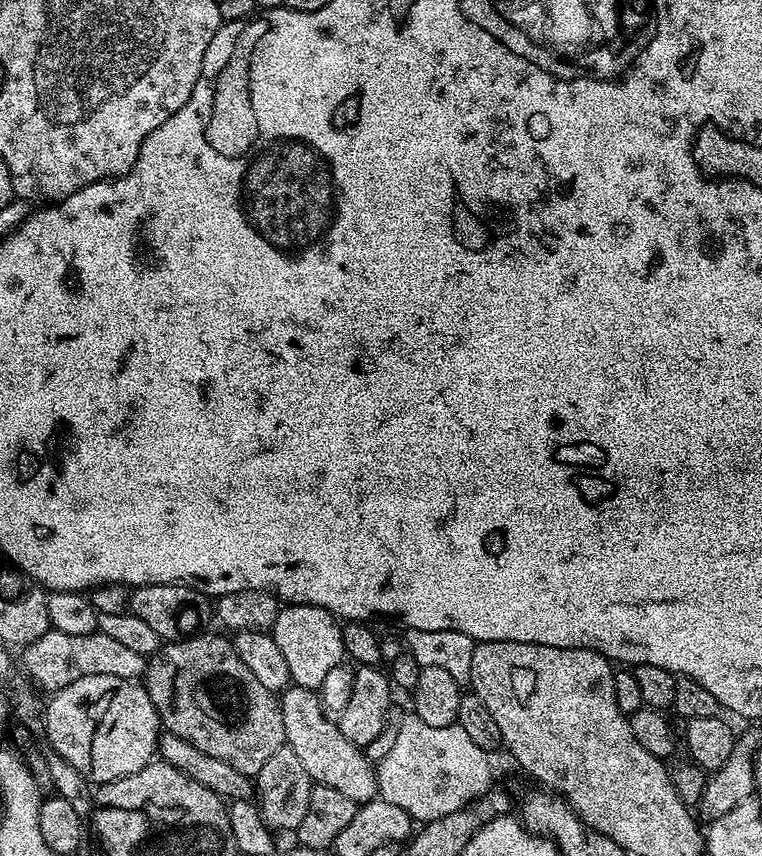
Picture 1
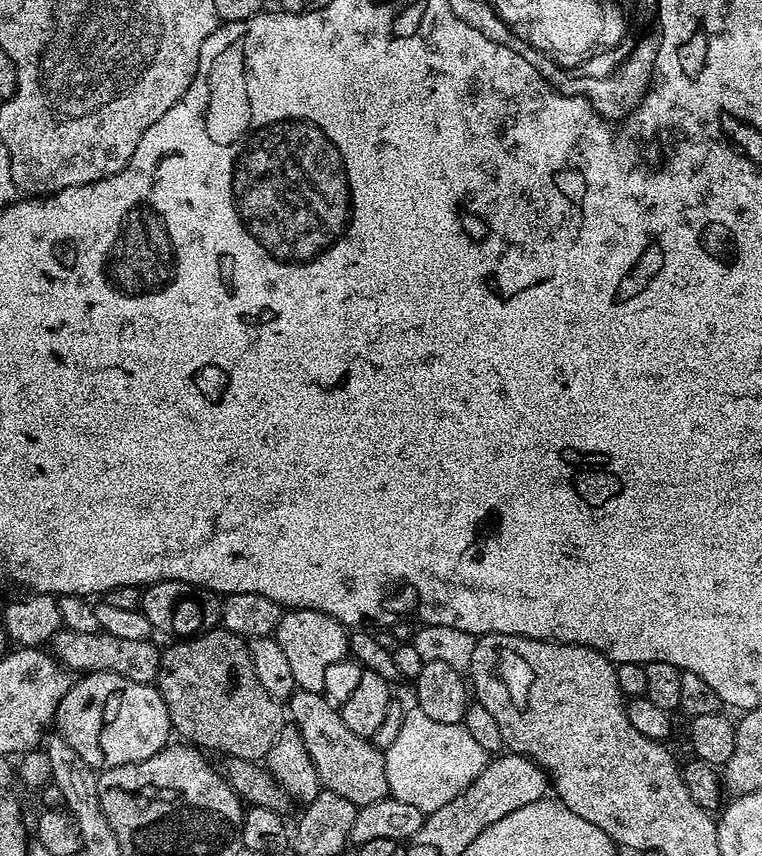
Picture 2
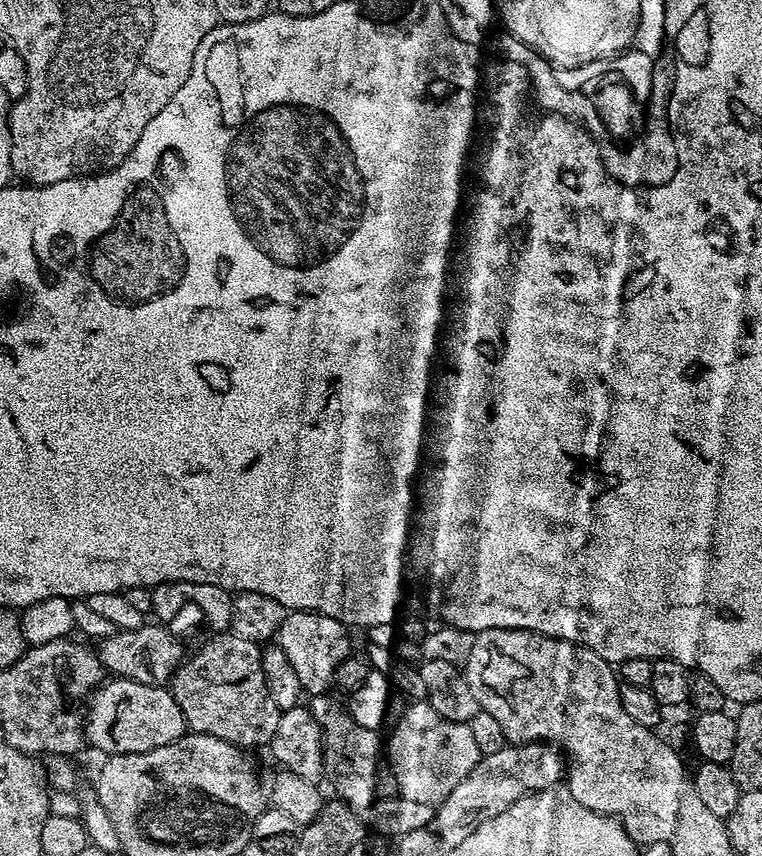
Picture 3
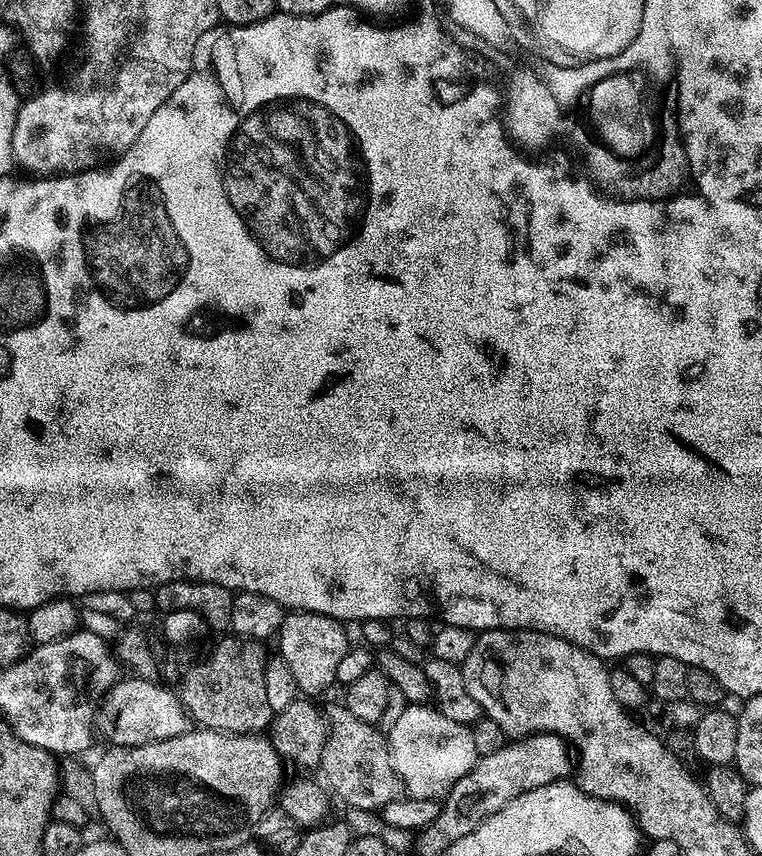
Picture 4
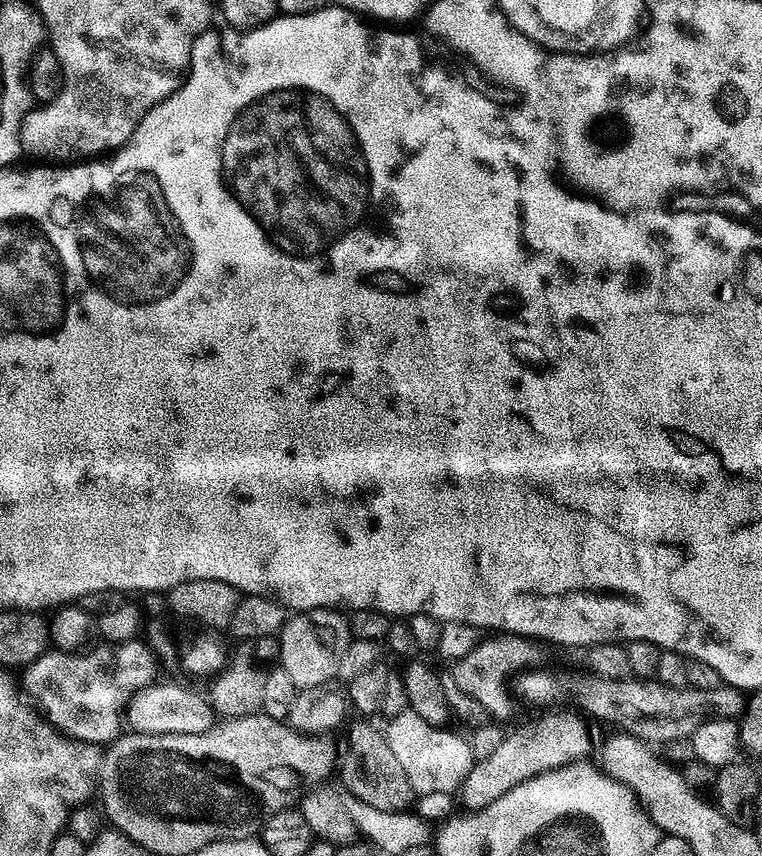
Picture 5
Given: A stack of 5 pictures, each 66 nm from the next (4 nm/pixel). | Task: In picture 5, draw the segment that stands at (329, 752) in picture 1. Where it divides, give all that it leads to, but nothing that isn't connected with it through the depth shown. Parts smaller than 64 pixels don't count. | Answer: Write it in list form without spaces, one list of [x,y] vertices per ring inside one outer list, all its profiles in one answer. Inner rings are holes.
[[[372,722],[360,723],[364,724],[347,725],[348,745],[345,746],[344,752],[342,748],[342,755],[338,760],[338,776],[340,772],[341,778],[344,779],[343,787],[348,787],[353,797],[369,803],[376,810],[403,813],[414,800],[410,778],[406,778],[402,762],[394,758],[394,750],[390,750],[387,735],[381,729],[379,732]]]

